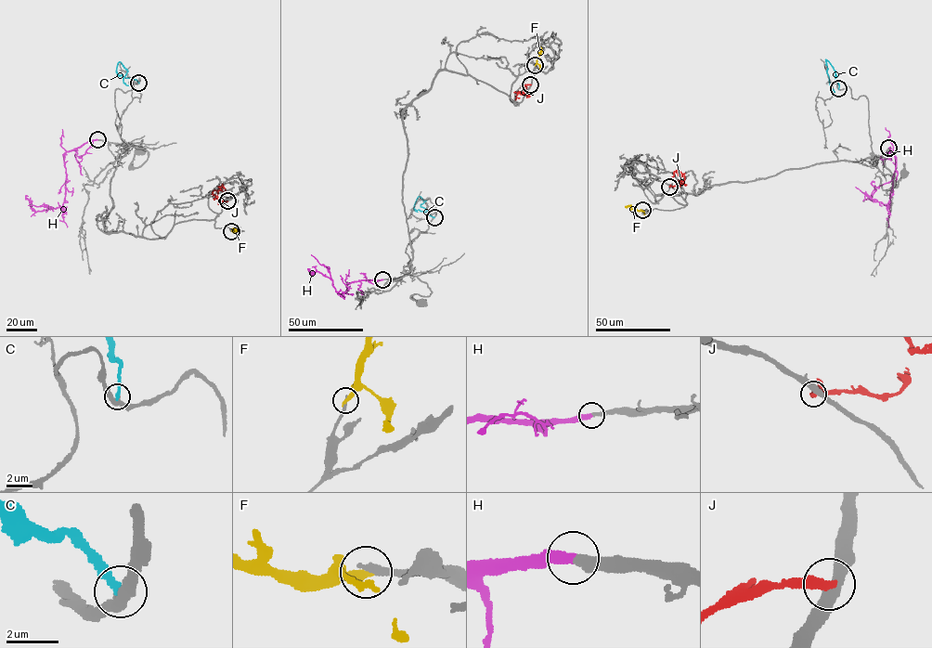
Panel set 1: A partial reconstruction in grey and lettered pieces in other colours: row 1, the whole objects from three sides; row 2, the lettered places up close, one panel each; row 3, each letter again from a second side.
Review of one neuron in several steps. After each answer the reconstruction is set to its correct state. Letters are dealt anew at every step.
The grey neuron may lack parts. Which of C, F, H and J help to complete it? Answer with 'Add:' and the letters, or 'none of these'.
Add: H

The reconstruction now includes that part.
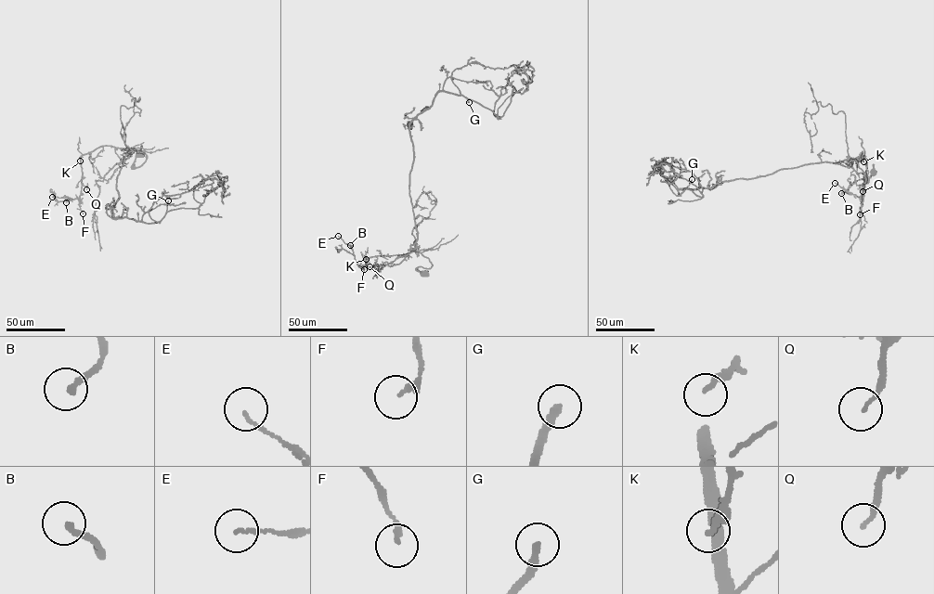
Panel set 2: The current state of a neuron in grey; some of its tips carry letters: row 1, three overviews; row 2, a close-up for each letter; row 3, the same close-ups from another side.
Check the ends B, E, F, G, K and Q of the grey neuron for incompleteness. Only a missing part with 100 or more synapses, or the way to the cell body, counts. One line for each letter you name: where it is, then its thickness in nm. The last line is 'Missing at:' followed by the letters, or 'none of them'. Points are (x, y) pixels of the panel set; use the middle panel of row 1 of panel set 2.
G: place (469, 102); calibre 240 nm
Missing at: G

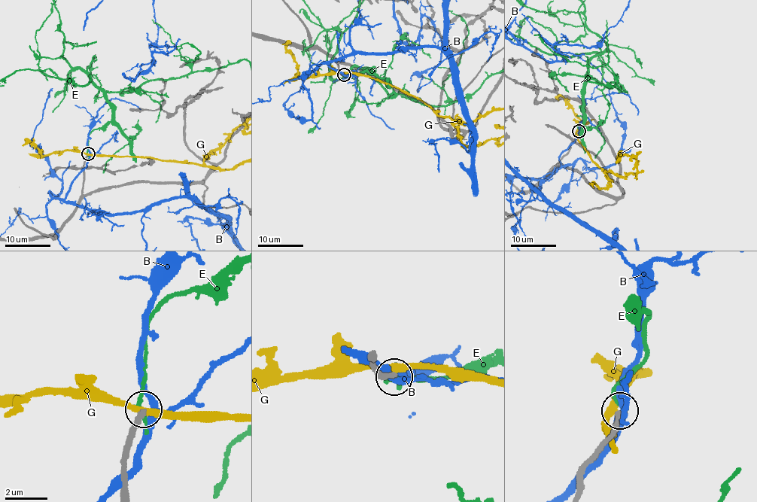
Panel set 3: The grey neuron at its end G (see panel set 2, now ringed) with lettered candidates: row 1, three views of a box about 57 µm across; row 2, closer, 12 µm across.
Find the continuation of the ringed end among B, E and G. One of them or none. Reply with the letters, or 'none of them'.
none of them

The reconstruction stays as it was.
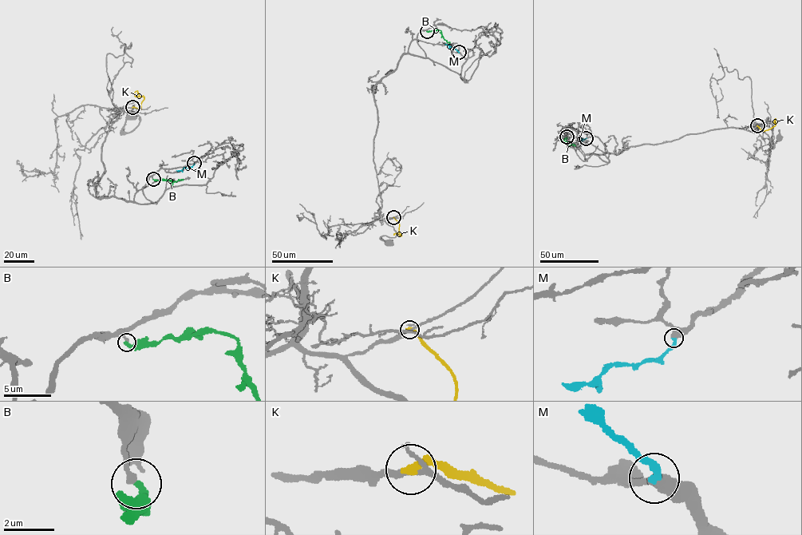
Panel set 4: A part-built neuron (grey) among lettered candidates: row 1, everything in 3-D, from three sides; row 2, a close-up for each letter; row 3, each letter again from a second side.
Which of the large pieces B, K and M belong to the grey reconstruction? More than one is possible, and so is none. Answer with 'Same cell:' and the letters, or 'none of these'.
Same cell: M

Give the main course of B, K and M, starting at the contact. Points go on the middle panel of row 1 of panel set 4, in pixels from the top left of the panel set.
B: (427, 31), (440, 29), (444, 38), (450, 42)
K: (393, 217), (398, 223), (400, 235), (397, 233), (394, 235)
M: (459, 52), (444, 44)

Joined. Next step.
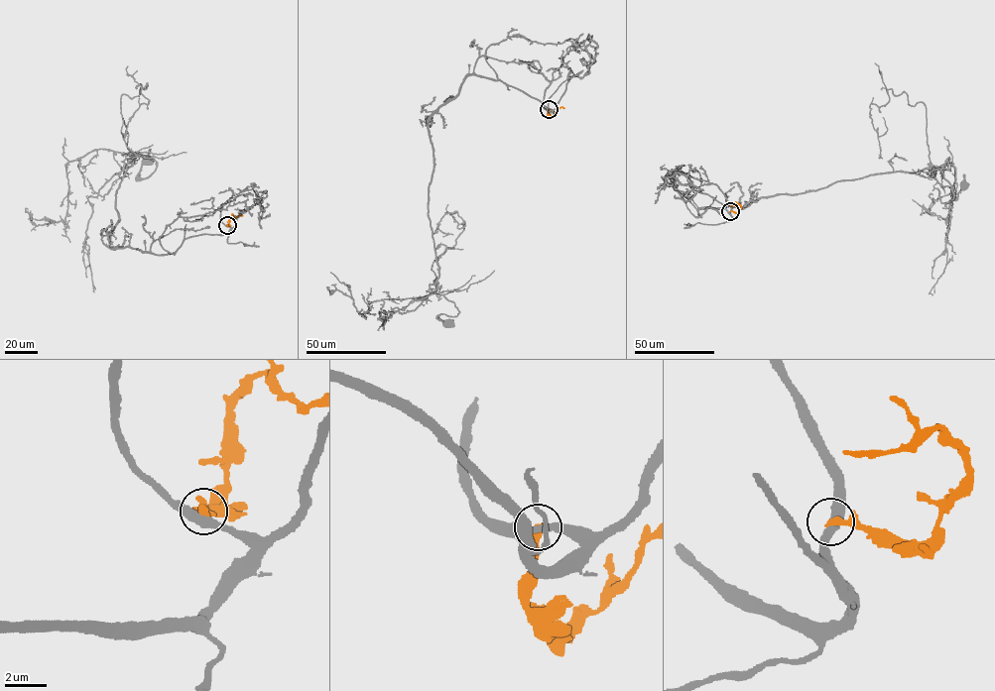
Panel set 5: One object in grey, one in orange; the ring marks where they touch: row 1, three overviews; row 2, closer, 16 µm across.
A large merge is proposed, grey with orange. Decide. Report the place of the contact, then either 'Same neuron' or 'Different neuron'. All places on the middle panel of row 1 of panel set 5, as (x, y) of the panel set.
Place: (549, 109). Different neuron

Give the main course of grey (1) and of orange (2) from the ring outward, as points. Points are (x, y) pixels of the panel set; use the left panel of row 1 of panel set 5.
1: (227, 225), (227, 234), (186, 238), (174, 253), (111, 248), (130, 153), (157, 163), (140, 178), (147, 161)
2: (227, 225), (229, 216), (242, 216)

